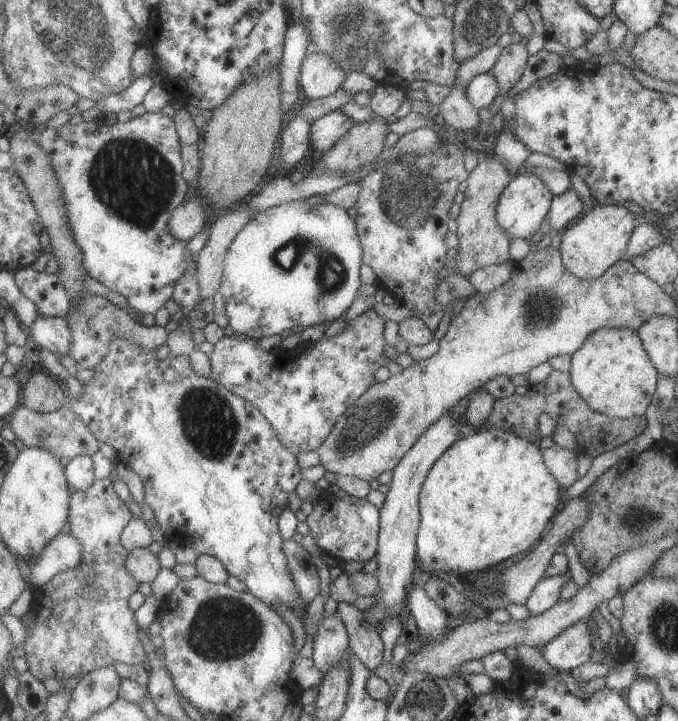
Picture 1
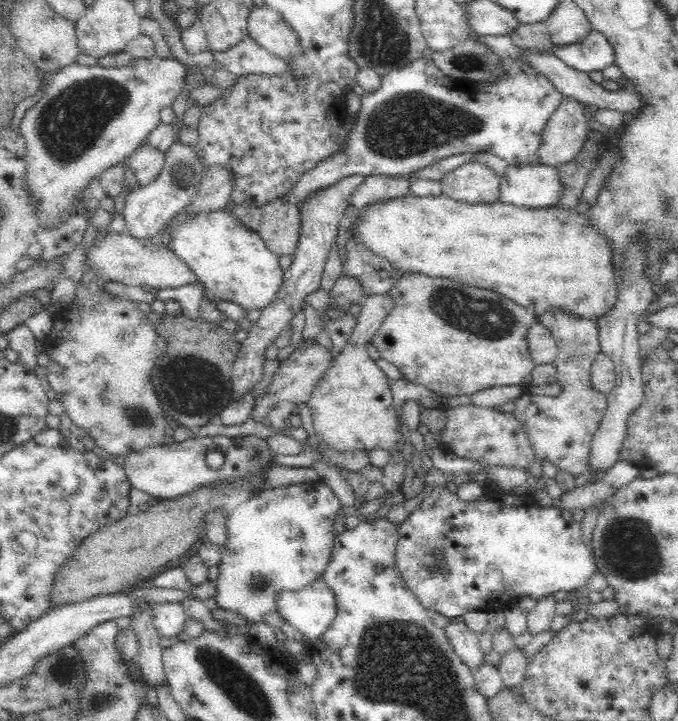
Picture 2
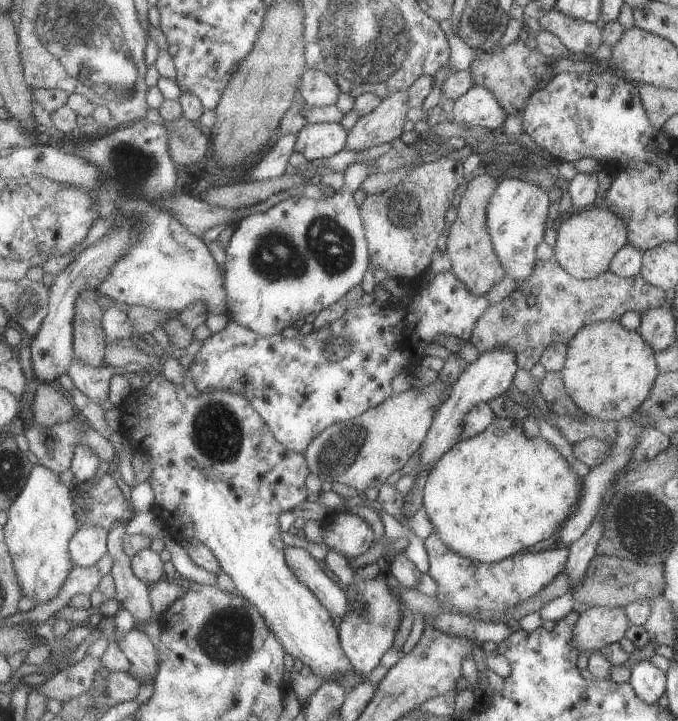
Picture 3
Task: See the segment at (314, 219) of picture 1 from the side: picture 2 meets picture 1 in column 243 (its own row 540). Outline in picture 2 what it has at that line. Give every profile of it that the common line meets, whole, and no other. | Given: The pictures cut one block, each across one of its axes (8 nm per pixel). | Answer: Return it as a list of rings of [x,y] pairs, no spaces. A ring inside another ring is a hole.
[[[324,479],[266,488],[239,504],[227,517],[227,551],[221,551],[215,600],[221,609],[243,615],[251,624],[275,611],[275,598],[282,590],[296,591],[324,574],[335,542],[334,520],[342,508],[339,496]]]

